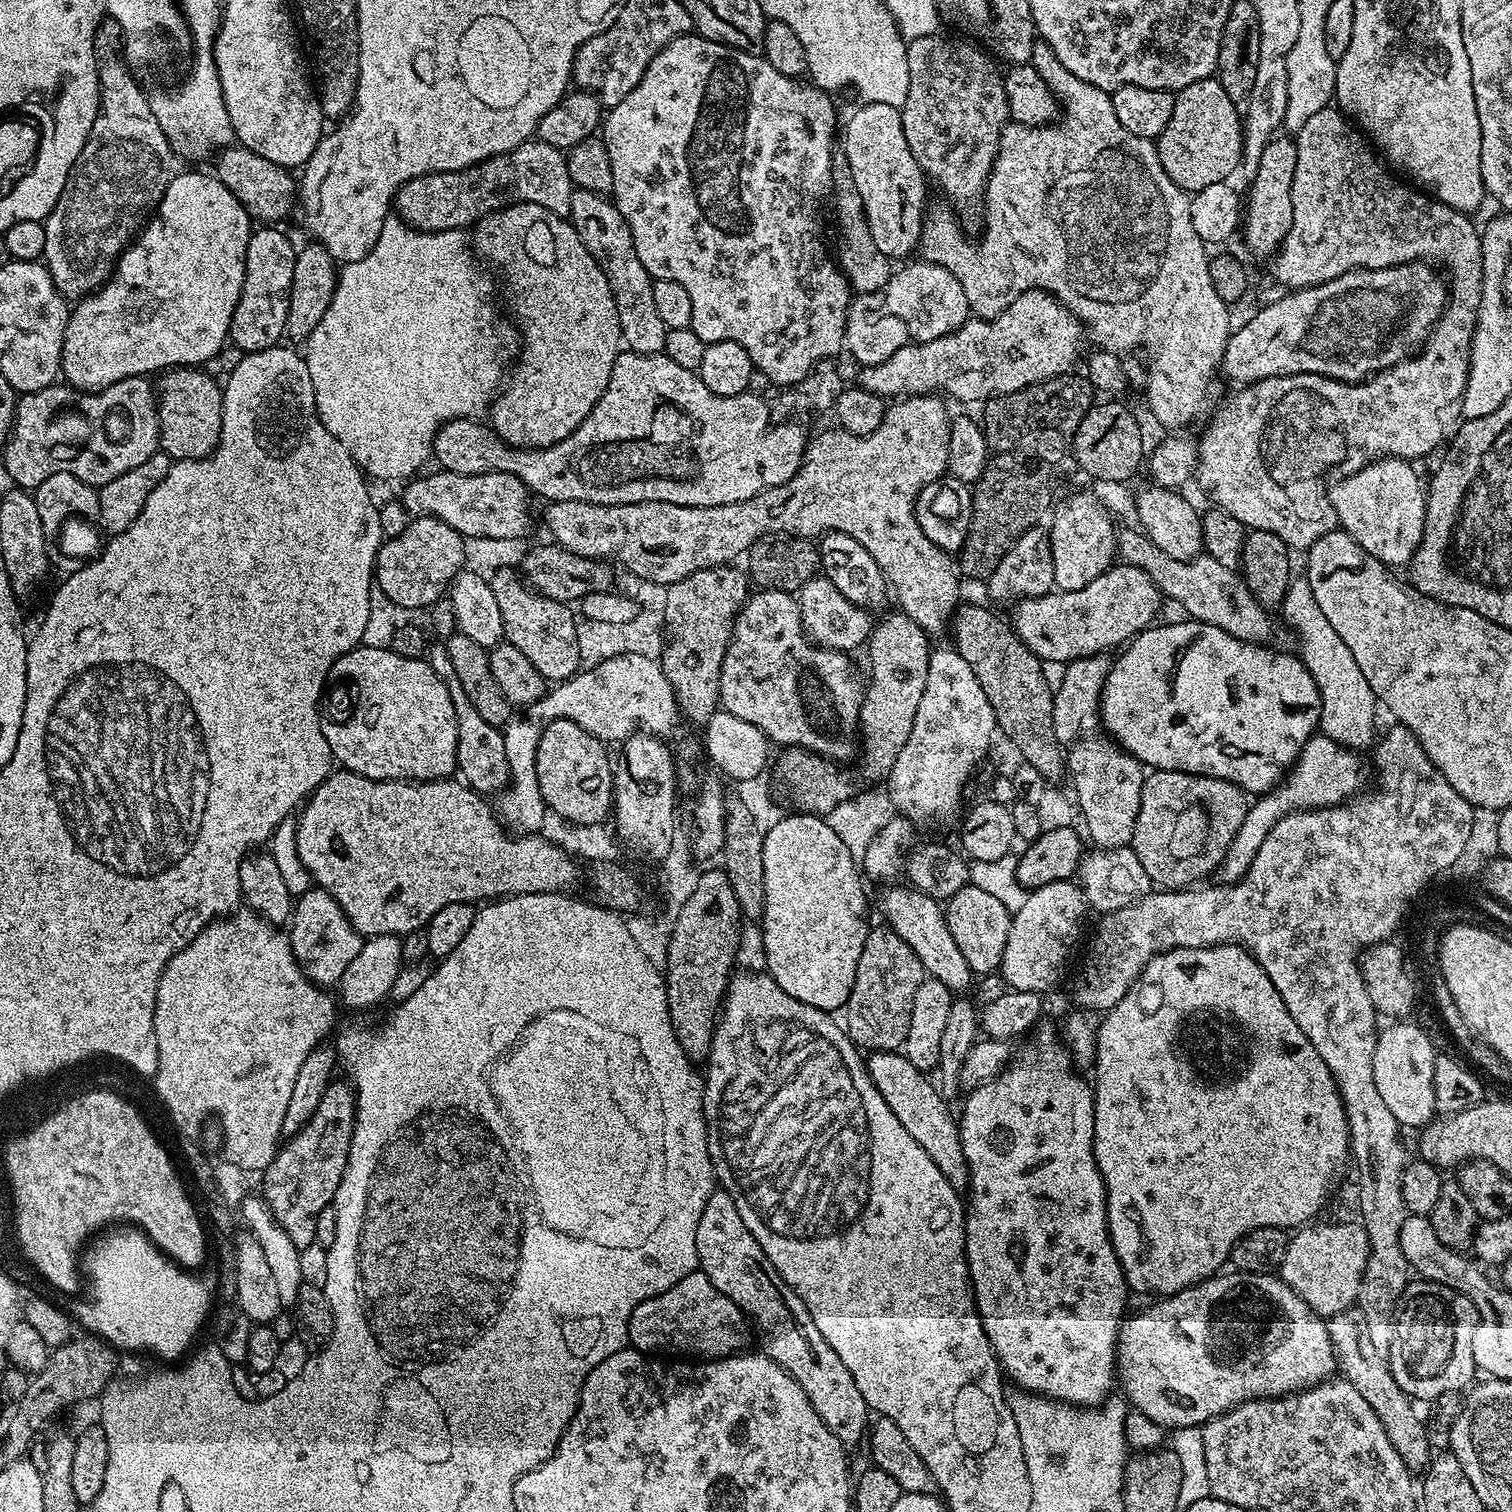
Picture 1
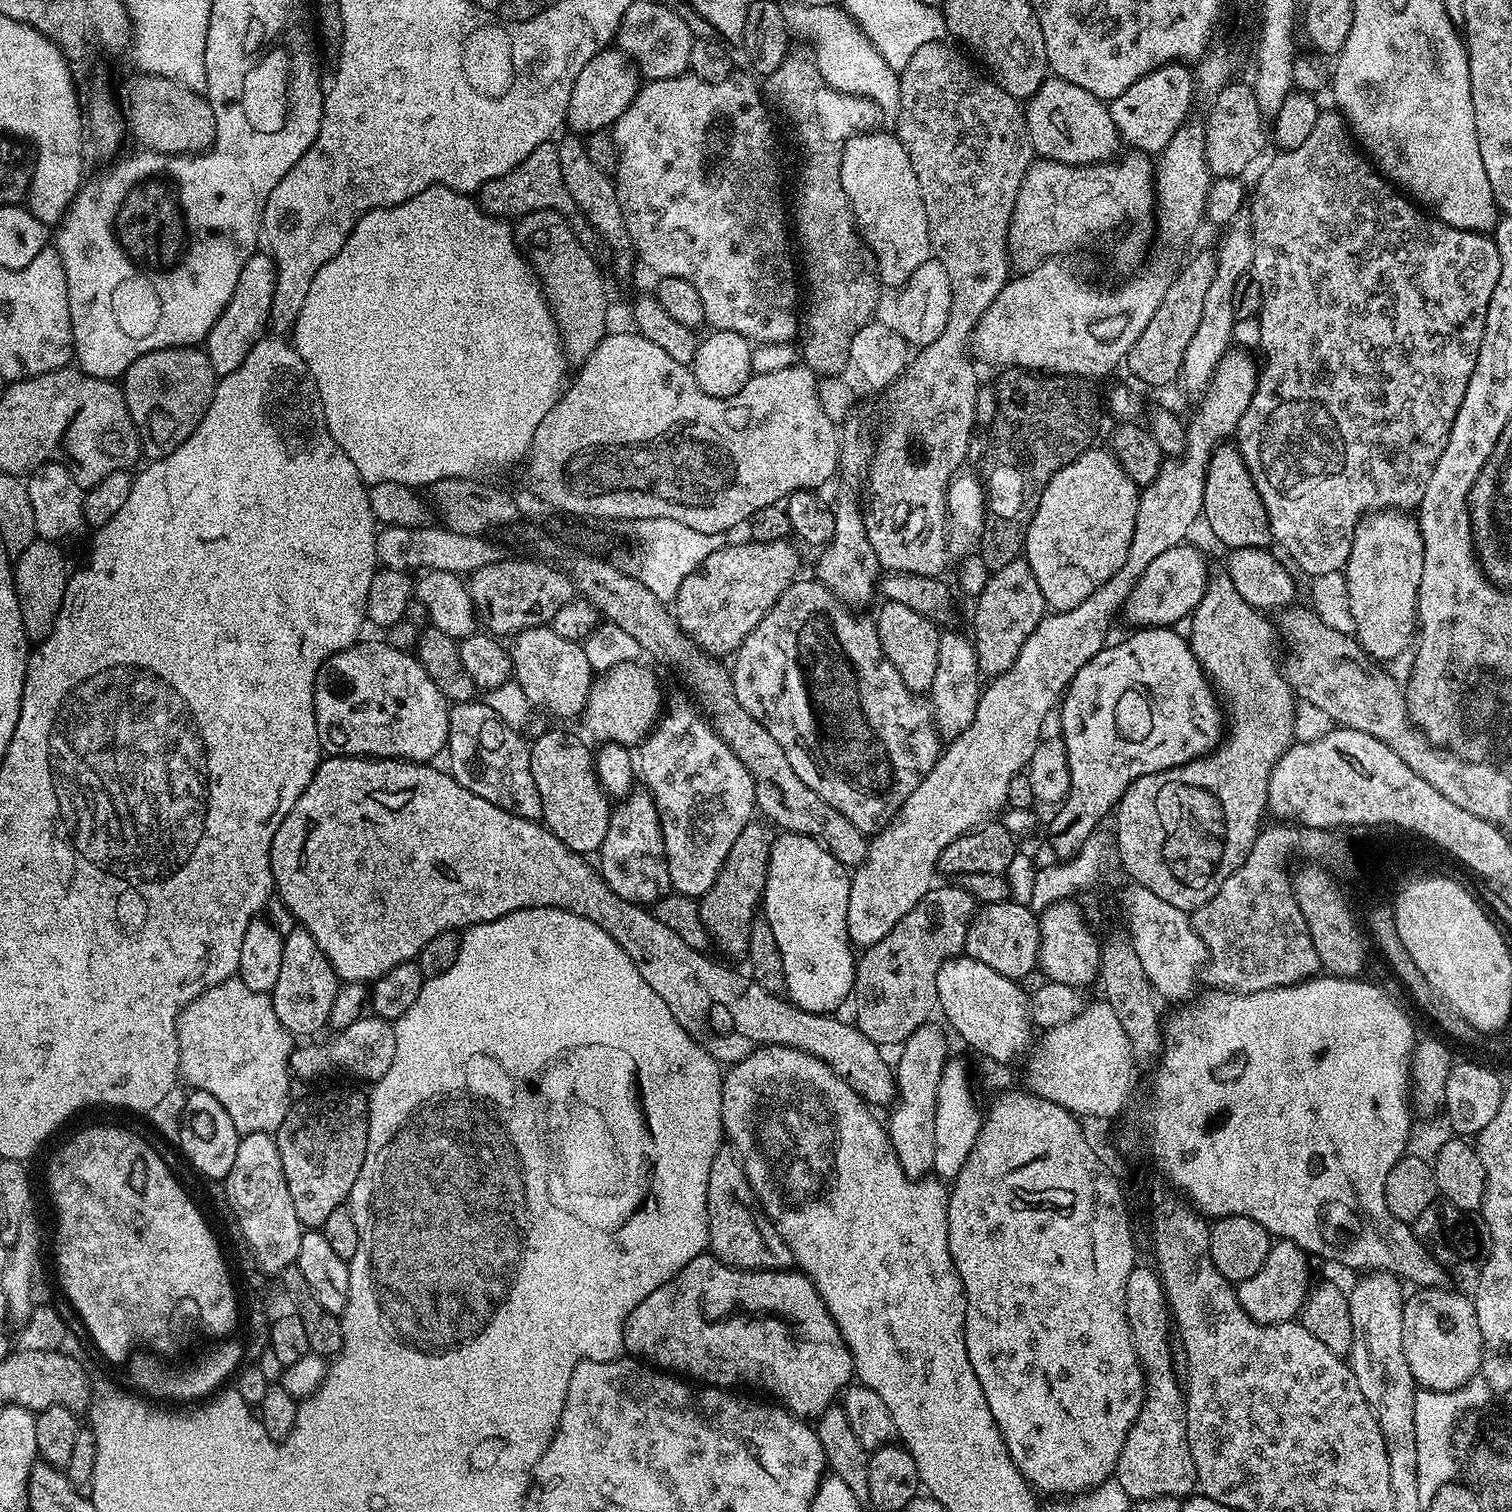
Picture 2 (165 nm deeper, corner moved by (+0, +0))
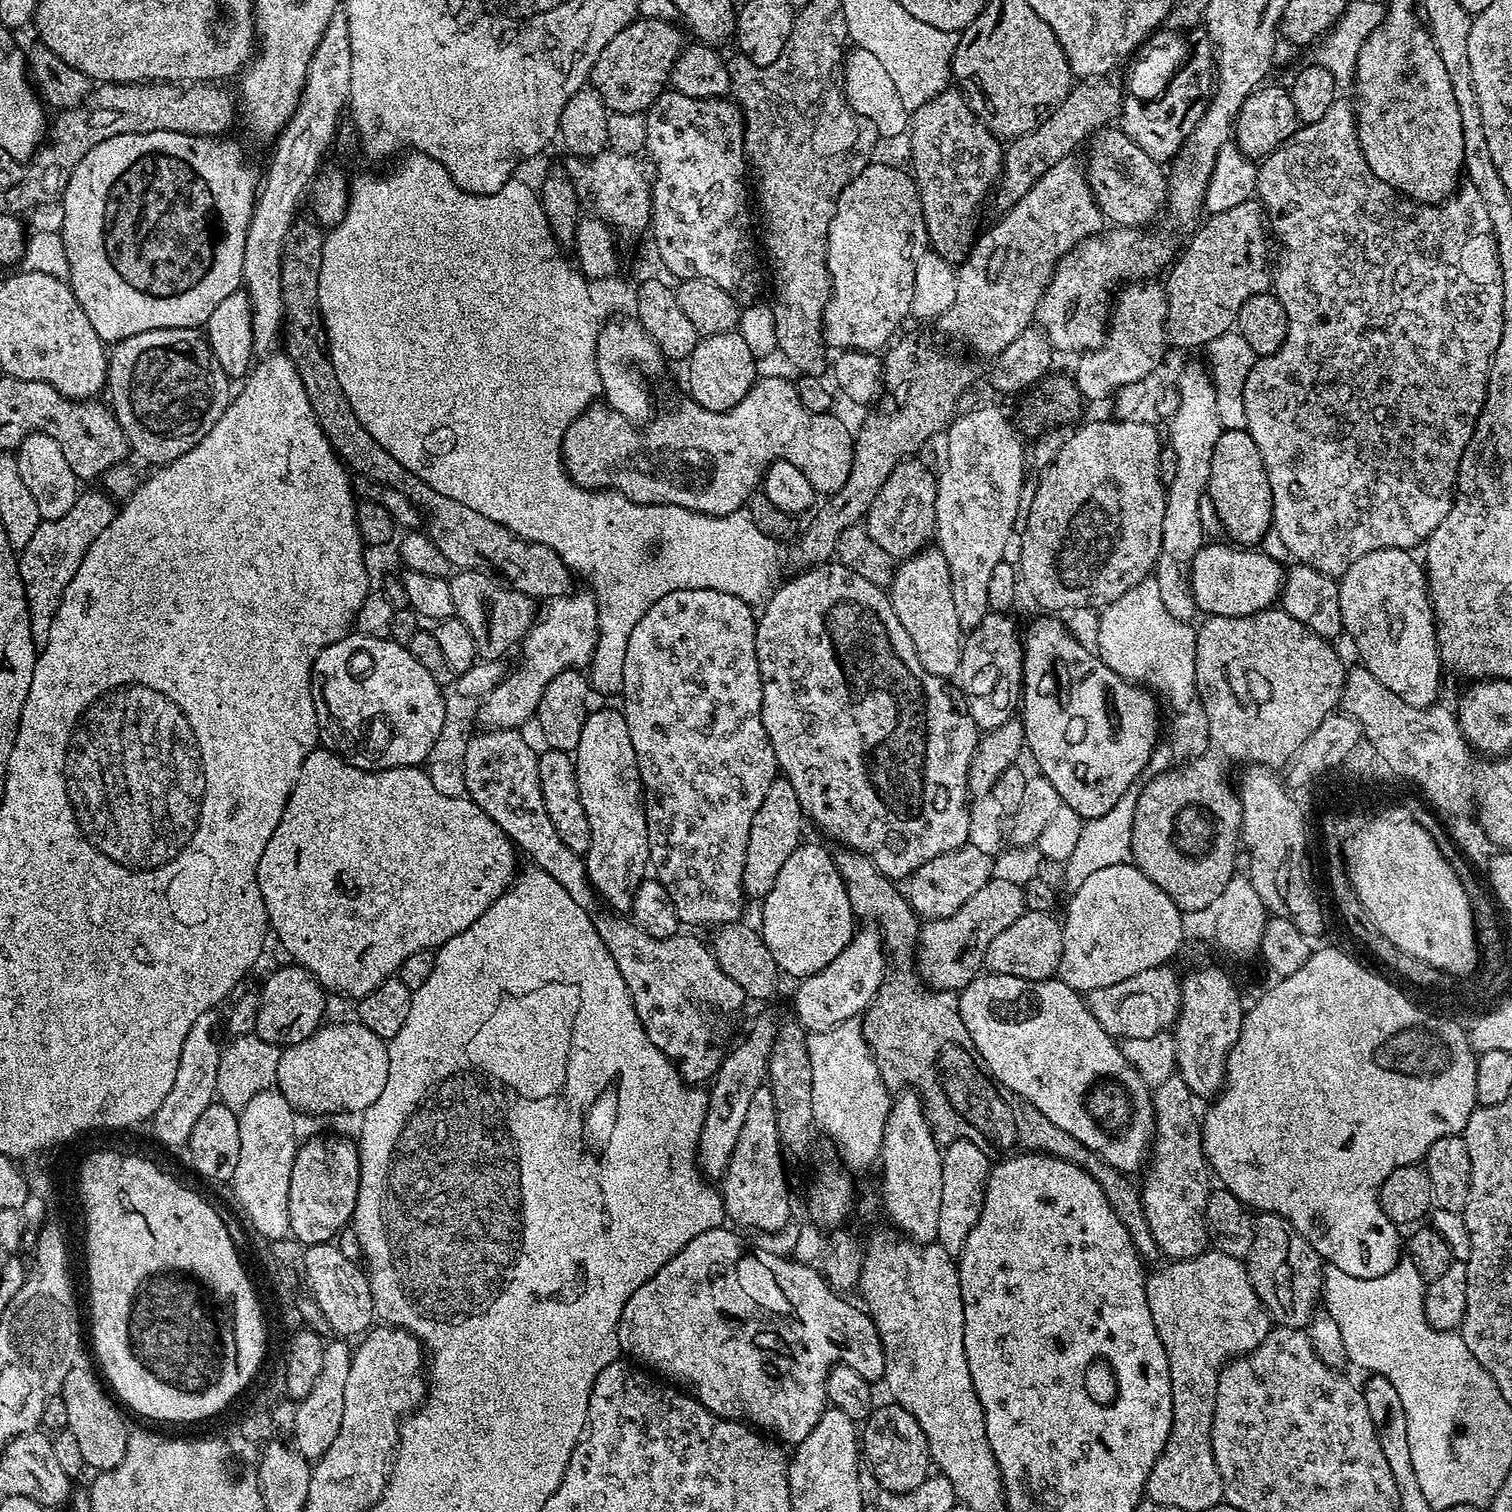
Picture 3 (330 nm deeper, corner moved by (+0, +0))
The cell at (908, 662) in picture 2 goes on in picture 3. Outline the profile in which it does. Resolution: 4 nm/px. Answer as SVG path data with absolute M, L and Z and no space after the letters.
M939 547L923 548L921 552L907 557L895 569L890 585L890 599L894 606L894 614L898 614L898 622L902 622L906 634L910 634L910 642L914 642L918 662L922 662L922 666L930 674L945 678L955 677L960 661L962 629L958 613L954 610L954 590L950 586L950 570L946 566L946 558L940 553Z

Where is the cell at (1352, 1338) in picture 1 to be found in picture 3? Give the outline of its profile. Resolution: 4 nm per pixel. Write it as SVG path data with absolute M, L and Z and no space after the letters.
M1273 1212L1255 1217L1254 1242L1246 1257L1248 1277L1256 1296L1267 1309L1273 1325L1281 1328L1307 1329L1322 1304L1325 1263L1320 1255L1282 1218Z

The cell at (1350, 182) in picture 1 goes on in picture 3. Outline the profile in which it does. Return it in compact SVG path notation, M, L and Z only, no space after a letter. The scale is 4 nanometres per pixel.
M1344 98L1336 99L1330 106L1330 110L1326 110L1326 114L1322 114L1322 118L1318 118L1318 122L1297 127L1295 134L1289 140L1285 140L1279 148L1274 149L1271 154L1259 161L1256 170L1256 196L1267 219L1268 216L1272 219L1272 228L1270 224L1271 235L1273 232L1280 239L1282 246L1274 270L1274 286L1272 286L1272 290L1282 302L1283 310L1286 311L1287 334L1283 340L1282 347L1274 354L1255 359L1248 376L1245 378L1243 390L1245 429L1252 433L1253 440L1257 443L1258 450L1261 451L1265 472L1269 476L1270 490L1273 492L1271 527L1282 538L1288 555L1293 561L1309 564L1314 570L1324 572L1327 576L1333 578L1340 578L1356 559L1362 558L1364 554L1370 554L1371 551L1382 550L1383 548L1419 549L1427 541L1428 535L1438 527L1438 522L1442 522L1442 518L1446 518L1446 514L1450 512L1452 493L1456 486L1456 471L1460 469L1460 459L1474 434L1476 418L1480 415L1480 408L1483 406L1484 399L1488 393L1488 375L1490 374L1490 366L1492 365L1494 354L1498 350L1498 342L1502 338L1502 322L1504 321L1502 270L1498 262L1494 230L1490 226L1490 217L1488 217L1486 205L1483 204L1478 190L1474 190L1474 186L1470 183L1461 183L1455 193L1449 196L1443 204L1418 204L1415 200L1408 199L1407 196L1401 196L1399 192L1395 192L1390 186L1386 186L1386 182L1382 182L1382 178L1374 175L1370 170L1370 166L1366 166L1366 158L1362 154L1360 143L1356 137L1356 112L1349 101L1348 104L1344 101Z

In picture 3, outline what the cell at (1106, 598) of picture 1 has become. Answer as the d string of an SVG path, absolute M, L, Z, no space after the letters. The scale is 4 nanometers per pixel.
M1205 543L1204 547L1198 550L1198 554L1194 554L1190 565L1190 587L1197 609L1208 616L1245 616L1273 607L1281 595L1284 584L1285 569L1281 561L1270 558L1262 550L1249 550L1247 547L1225 543Z

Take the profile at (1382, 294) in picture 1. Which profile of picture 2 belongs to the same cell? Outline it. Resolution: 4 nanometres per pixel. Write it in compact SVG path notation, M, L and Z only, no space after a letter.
M1229 350L1218 362L1214 370L1212 380L1203 393L1204 401L1200 409L1192 416L1192 421L1186 424L1185 452L1179 463L1166 462L1160 467L1158 478L1150 482L1141 491L1140 505L1138 506L1138 518L1134 522L1134 538L1130 542L1128 557L1122 567L1108 579L1086 602L1074 606L1069 612L1052 612L1046 614L1034 626L1030 638L1022 642L1022 650L1018 650L1018 658L1014 658L1014 666L1010 666L1008 672L995 677L992 684L983 689L978 702L978 710L974 710L974 722L962 734L951 737L952 744L943 749L938 762L930 770L930 774L924 776L922 782L906 798L906 802L900 807L900 815L892 823L881 828L868 841L868 856L860 867L851 873L852 889L850 890L850 906L846 910L848 919L848 937L857 949L863 950L882 942L928 891L934 887L935 876L938 876L938 865L942 850L954 842L962 834L971 832L973 828L979 828L981 824L991 821L1007 805L1008 791L1010 790L1010 778L1021 775L1027 769L1034 750L1040 745L1045 735L1044 723L1048 715L1057 711L1062 697L1068 691L1069 684L1109 643L1108 627L1112 619L1121 615L1125 602L1130 598L1136 584L1146 574L1146 566L1158 558L1165 550L1185 543L1189 539L1188 531L1199 521L1203 513L1203 486L1207 474L1208 463L1218 444L1227 441L1240 425L1242 414L1246 414L1247 408L1252 403L1256 394L1258 367L1251 360L1249 353L1244 350Z

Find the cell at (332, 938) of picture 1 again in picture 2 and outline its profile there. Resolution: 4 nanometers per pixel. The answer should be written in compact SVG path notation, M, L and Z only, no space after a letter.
M296 926L293 929L292 933L287 933L284 936L282 966L278 973L278 982L274 986L272 993L270 993L272 1009L274 1014L278 1014L278 1022L282 1022L282 1026L287 1032L291 1032L293 1037L308 1036L304 1038L312 1038L315 1037L312 1036L315 1032L320 1032L323 1028L327 1029L329 1027L330 1009L334 1006L334 998L338 994L342 981L330 966L326 954L322 954L316 939L304 928Z

